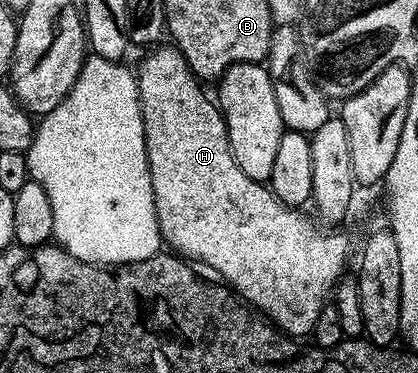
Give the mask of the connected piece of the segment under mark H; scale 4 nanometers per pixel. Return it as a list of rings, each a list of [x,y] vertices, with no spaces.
[[[169,47],[169,49],[160,48],[153,48],[149,52],[153,53],[141,63],[140,69],[138,68],[136,82],[140,88],[140,110],[144,116],[144,138],[146,139],[146,151],[148,152],[152,194],[156,200],[156,218],[158,219],[158,227],[160,228],[163,244],[173,254],[179,255],[189,262],[197,263],[196,261],[201,261],[202,264],[209,265],[217,273],[215,276],[227,288],[231,289],[237,298],[243,299],[253,310],[259,311],[265,318],[271,319],[281,333],[293,339],[304,339],[307,333],[309,336],[315,330],[320,313],[329,304],[338,282],[345,276],[344,264],[348,261],[348,237],[344,233],[327,233],[324,230],[327,228],[323,224],[317,223],[311,216],[308,218],[304,211],[301,211],[299,208],[283,205],[272,194],[271,188],[265,182],[250,179],[250,175],[246,175],[246,171],[242,171],[242,167],[238,167],[238,163],[232,158],[232,148],[228,142],[228,132],[224,126],[224,115],[218,108],[217,102],[213,98],[211,101],[204,94],[205,86],[200,78],[192,74],[186,59],[181,55],[179,49],[175,47]]]

